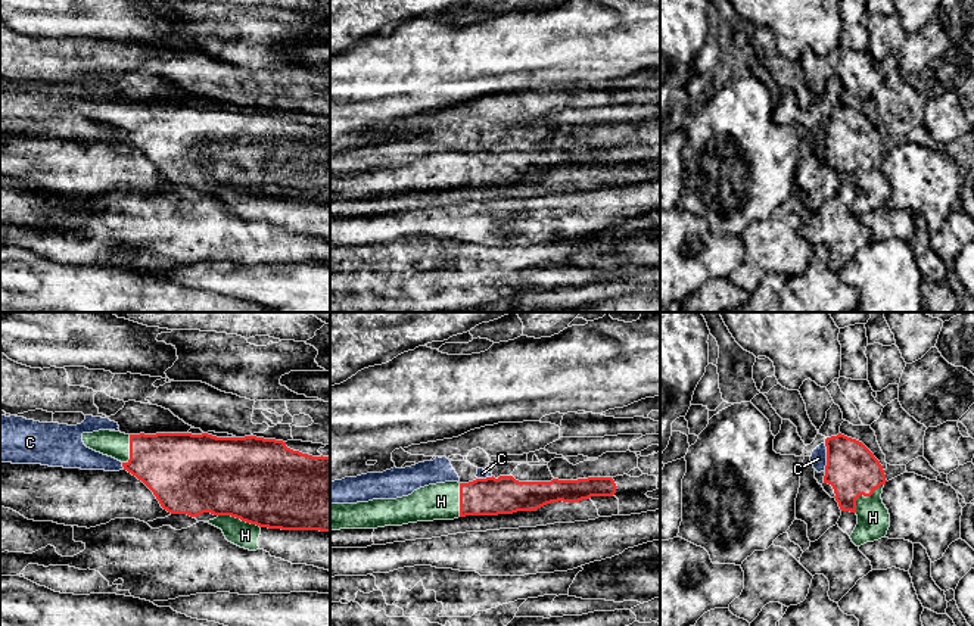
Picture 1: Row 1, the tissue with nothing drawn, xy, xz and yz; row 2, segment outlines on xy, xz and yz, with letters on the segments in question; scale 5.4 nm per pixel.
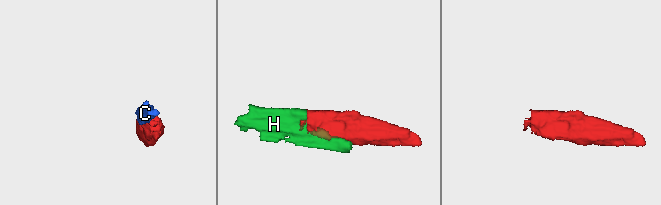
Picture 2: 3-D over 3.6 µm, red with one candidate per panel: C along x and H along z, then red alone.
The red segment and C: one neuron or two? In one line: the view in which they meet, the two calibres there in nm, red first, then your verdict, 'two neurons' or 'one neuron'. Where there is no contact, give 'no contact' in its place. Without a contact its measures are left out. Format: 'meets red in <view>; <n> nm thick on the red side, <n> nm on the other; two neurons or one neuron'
meets red in yz; 280 nm thick on the red side, 90 nm on the other; two neurons

